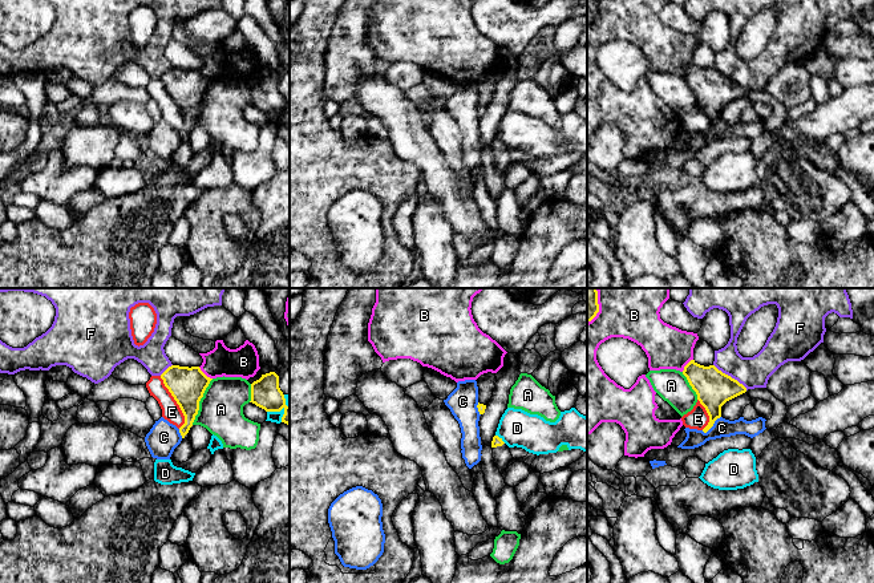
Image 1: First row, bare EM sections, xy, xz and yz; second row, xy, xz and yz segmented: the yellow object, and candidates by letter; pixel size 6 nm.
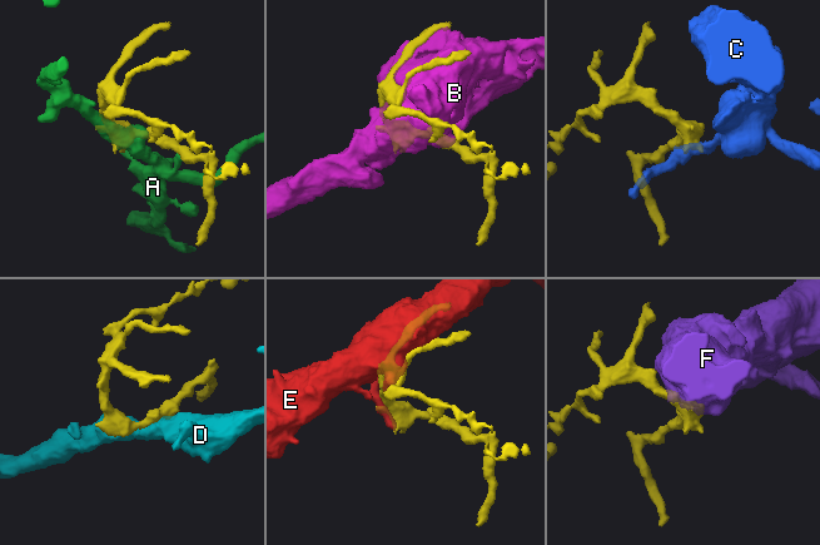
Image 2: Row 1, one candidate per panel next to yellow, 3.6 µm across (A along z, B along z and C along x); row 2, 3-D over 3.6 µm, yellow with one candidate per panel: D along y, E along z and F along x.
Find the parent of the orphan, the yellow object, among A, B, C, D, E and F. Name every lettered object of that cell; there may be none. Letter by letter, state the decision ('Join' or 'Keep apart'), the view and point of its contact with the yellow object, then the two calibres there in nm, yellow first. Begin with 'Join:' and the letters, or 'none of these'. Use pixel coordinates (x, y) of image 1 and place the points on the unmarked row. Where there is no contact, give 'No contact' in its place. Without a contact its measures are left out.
Join: none of these
A: Keep apart. Touches yellow at xy (199, 102). Thickness 220 nm (yellow) against 280 nm
B: Keep apart. Touches yellow at xy (203, 76). Thickness 220 nm (yellow) against 180 nm
C: Keep apart. Touches yellow at yz (711, 129). Thickness 220 nm (yellow) against 110 nm
D: Keep apart. Touches yellow at xz (501, 141). Thickness 60 nm (yellow) against 220 nm
E: Keep apart. Touches yellow at xy (177, 105). Thickness 220 nm (yellow) against 120 nm
F: Keep apart. Touches yellow at yz (729, 79). Thickness 220 nm (yellow) against 190 nm

